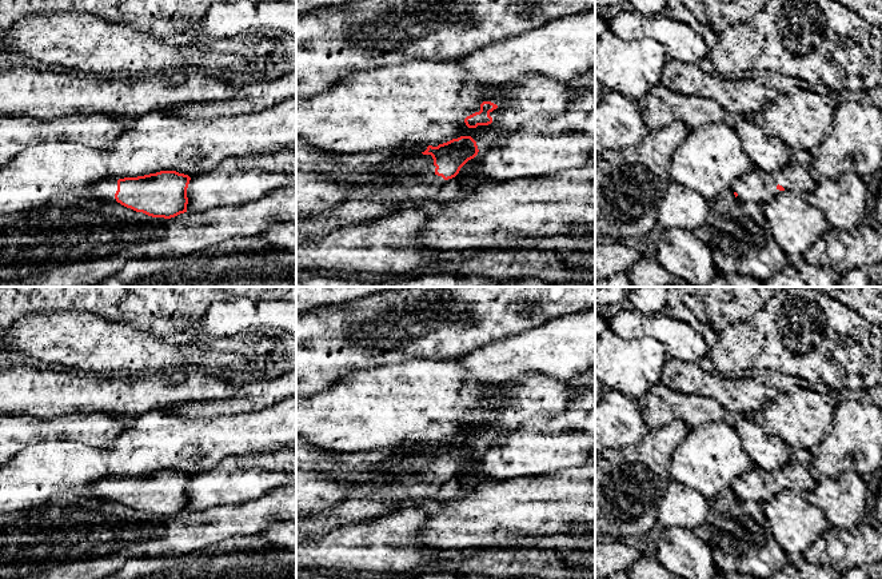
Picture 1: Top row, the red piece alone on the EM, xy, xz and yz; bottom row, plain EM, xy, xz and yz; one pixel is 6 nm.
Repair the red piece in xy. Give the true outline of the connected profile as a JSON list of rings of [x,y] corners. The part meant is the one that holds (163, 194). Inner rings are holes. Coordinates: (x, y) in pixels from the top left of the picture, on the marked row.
[[[160,171],[137,177],[105,176],[85,195],[111,201],[152,217],[171,219],[187,212],[191,177],[176,171]]]

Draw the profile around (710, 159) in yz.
[[[723,121],[690,129],[671,157],[669,173],[711,201],[754,167],[739,135]]]

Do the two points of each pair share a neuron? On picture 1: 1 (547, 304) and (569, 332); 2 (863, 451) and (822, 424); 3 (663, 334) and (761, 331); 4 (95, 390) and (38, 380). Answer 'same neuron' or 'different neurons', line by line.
1: different neurons
2: different neurons
3: different neurons
4: same neuron

